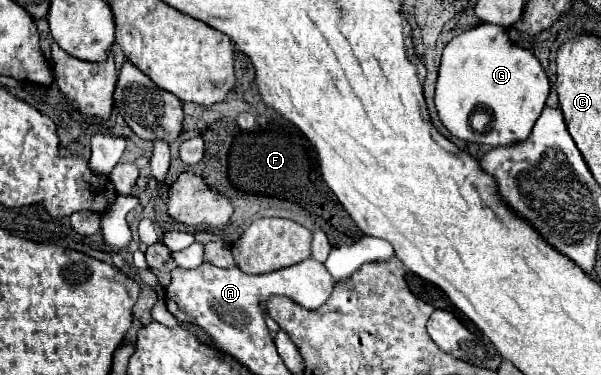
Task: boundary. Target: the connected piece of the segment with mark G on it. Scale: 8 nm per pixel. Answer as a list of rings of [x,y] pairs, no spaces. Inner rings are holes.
[[[480,24],[446,44],[434,102],[442,124],[456,138],[488,146],[506,146],[528,138],[534,122],[546,106],[548,94],[550,82],[538,58],[530,50],[514,46],[504,28]],[[476,110],[484,110],[492,118],[484,132],[476,132],[470,124],[470,116]]]

